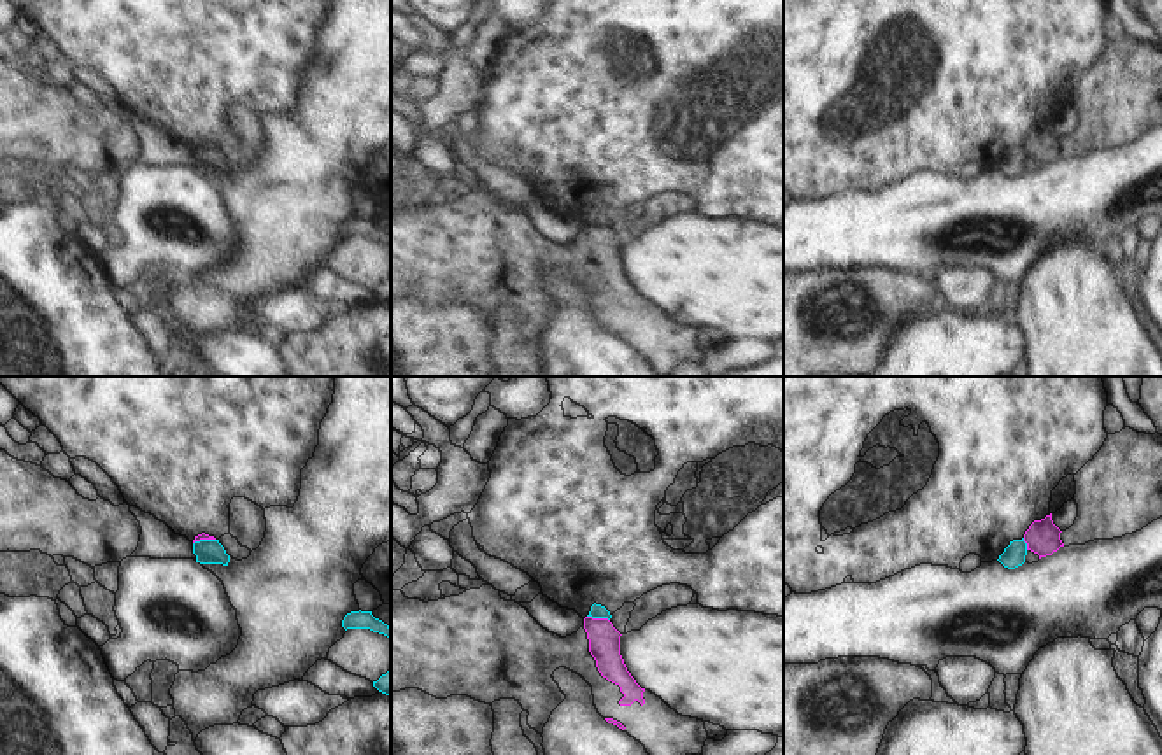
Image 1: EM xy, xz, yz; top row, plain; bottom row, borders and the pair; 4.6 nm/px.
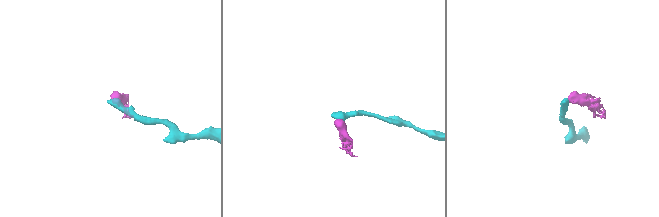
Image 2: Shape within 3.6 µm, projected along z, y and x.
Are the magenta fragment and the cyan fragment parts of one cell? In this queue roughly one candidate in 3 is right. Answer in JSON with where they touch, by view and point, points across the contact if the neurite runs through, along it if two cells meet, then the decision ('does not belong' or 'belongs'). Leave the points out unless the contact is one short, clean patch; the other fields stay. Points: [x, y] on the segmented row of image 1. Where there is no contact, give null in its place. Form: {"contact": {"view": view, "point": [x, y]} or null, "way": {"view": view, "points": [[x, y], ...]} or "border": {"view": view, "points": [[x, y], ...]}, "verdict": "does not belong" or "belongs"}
{"contact": {"view": "xz", "point": [598, 619]}, "border": {"view": "xz", "points": [[588, 615], [609, 620]]}, "verdict": "does not belong"}

